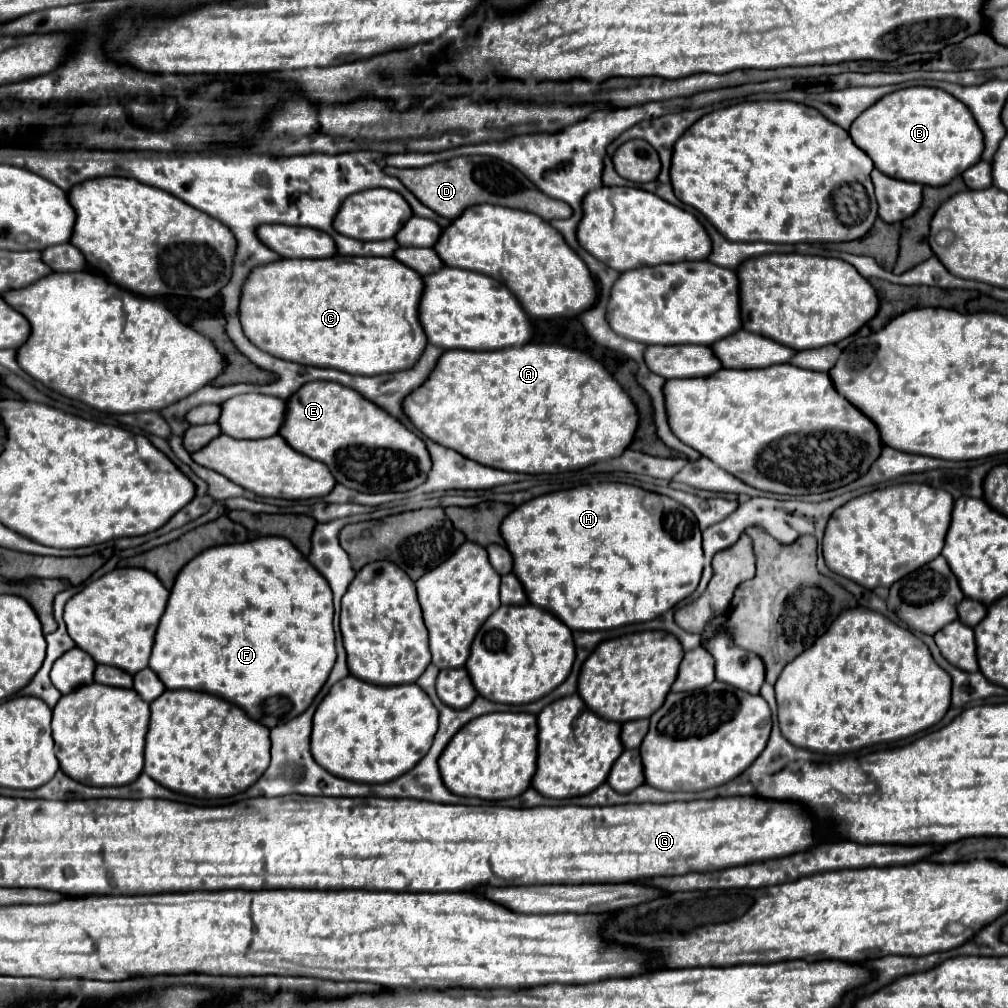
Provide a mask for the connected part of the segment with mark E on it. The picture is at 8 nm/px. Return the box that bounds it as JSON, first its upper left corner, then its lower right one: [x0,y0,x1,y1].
[280,381,432,493]

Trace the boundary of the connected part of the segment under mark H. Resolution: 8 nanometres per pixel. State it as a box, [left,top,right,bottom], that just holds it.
[502,483,704,631]

